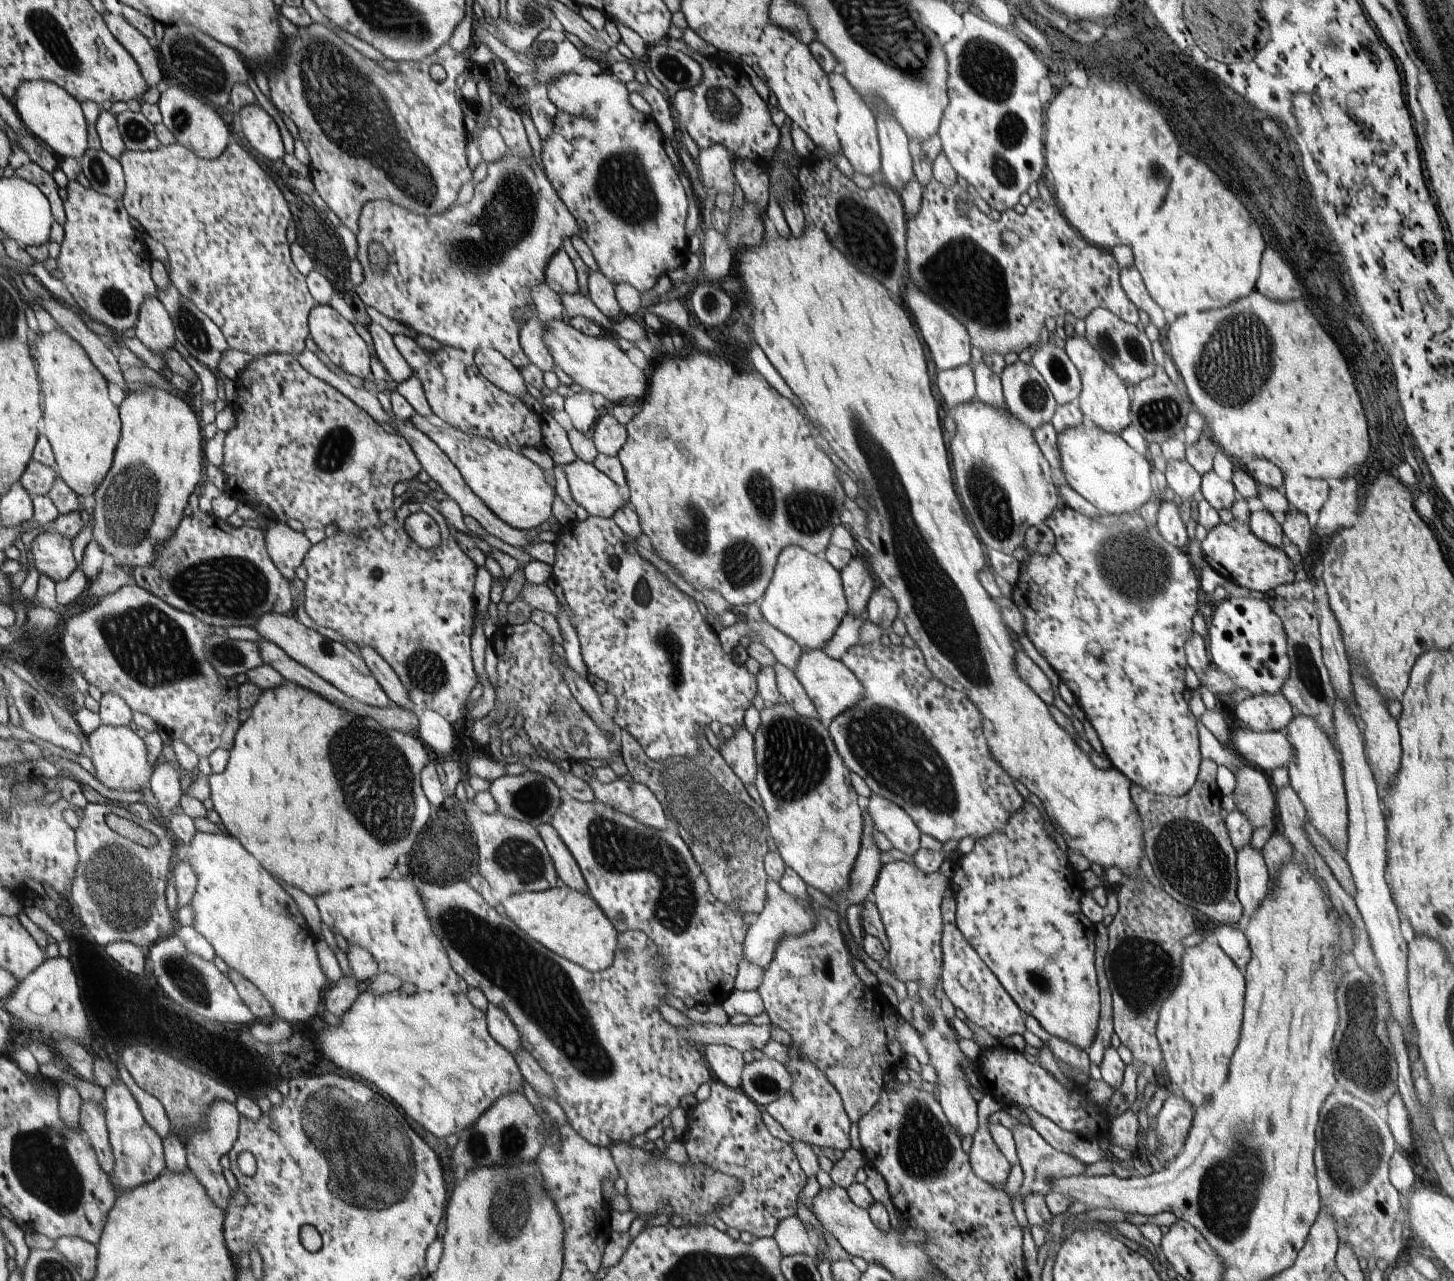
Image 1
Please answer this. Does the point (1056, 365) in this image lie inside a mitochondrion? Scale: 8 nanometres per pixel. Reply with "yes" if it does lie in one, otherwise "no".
yes

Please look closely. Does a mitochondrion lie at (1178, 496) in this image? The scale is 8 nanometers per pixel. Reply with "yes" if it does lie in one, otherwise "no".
no

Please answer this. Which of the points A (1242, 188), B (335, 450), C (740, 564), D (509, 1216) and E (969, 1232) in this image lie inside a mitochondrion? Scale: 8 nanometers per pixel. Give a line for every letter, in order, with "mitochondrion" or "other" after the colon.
A: other
B: mitochondrion
C: mitochondrion
D: mitochondrion
E: other

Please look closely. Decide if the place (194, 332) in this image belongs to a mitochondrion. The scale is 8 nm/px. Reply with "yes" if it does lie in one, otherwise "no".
yes

